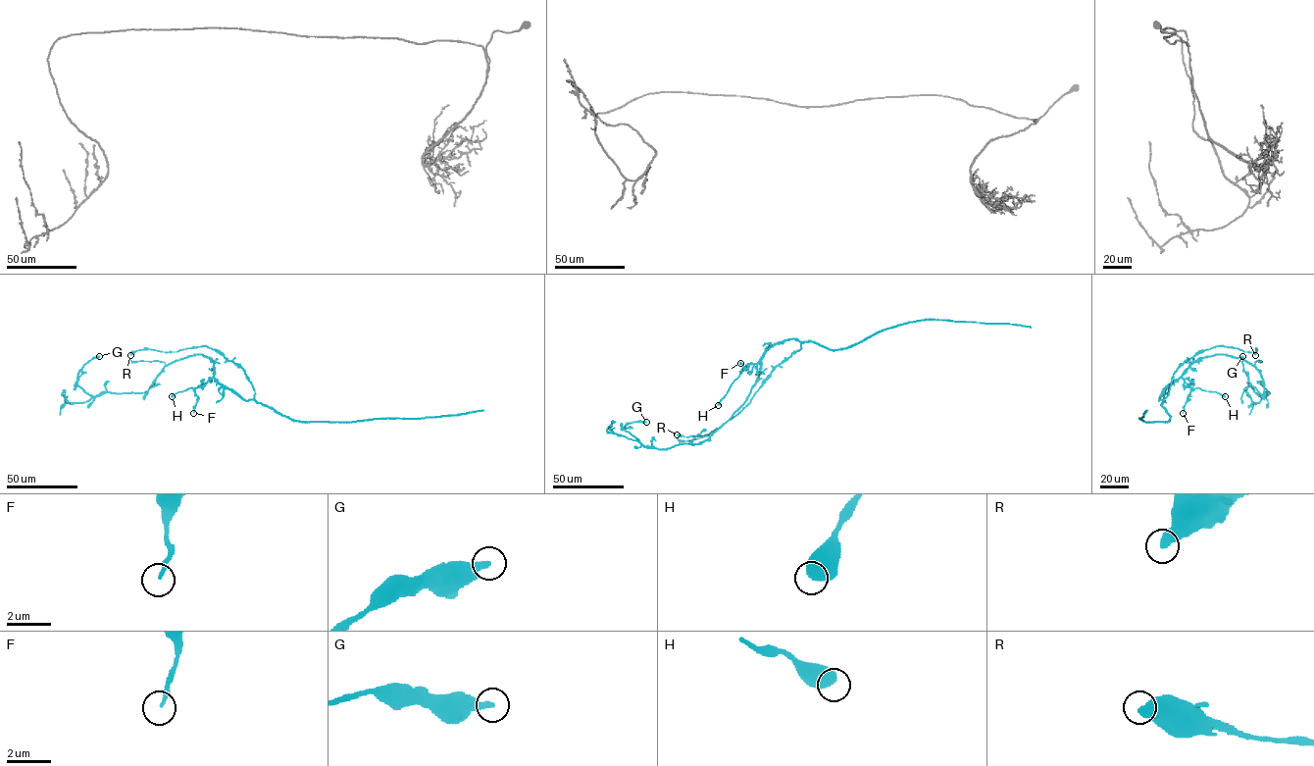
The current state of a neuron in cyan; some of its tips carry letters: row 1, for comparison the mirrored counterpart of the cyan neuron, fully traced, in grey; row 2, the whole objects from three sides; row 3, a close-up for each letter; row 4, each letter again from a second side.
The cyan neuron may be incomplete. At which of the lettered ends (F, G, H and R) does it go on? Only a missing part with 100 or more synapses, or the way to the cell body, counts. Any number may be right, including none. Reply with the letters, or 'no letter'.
no letter

